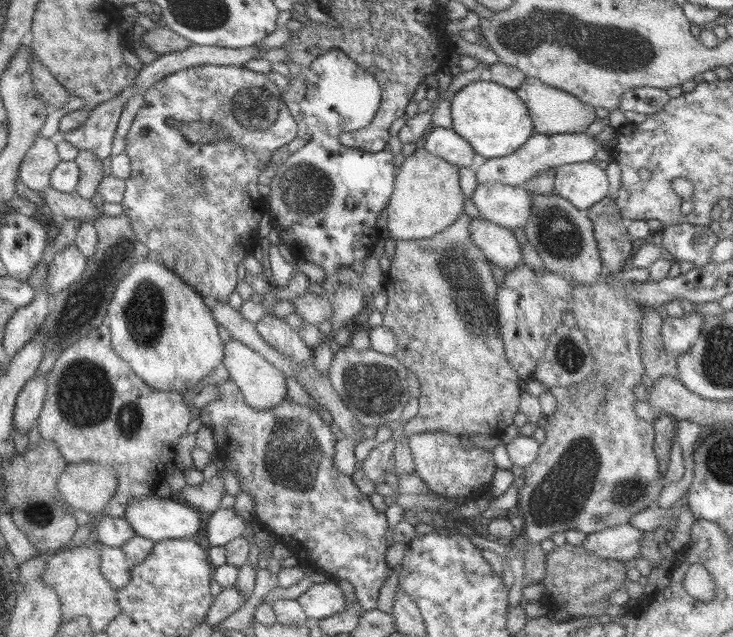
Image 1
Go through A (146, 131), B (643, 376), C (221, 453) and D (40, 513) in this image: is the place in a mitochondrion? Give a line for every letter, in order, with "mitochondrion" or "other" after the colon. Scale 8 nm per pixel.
A: other
B: other
C: other
D: mitochondrion

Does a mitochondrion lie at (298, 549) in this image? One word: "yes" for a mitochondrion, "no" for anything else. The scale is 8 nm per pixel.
no

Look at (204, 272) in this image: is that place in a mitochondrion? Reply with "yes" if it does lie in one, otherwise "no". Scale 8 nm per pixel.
no

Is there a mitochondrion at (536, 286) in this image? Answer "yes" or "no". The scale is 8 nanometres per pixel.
yes

